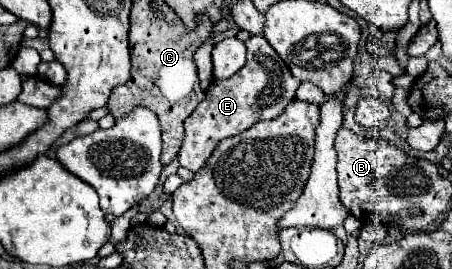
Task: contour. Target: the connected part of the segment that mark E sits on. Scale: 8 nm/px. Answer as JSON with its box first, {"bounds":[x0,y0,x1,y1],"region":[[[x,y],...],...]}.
{"bounds":[178,35,300,173],"region":[[[252,35],[246,41],[246,57],[246,65],[232,79],[214,81],[214,85],[210,85],[206,99],[184,121],[184,141],[178,153],[180,167],[186,167],[194,173],[200,171],[222,139],[238,135],[262,119],[278,117],[294,99],[300,81],[292,77],[286,63],[276,55],[262,35]]]}

